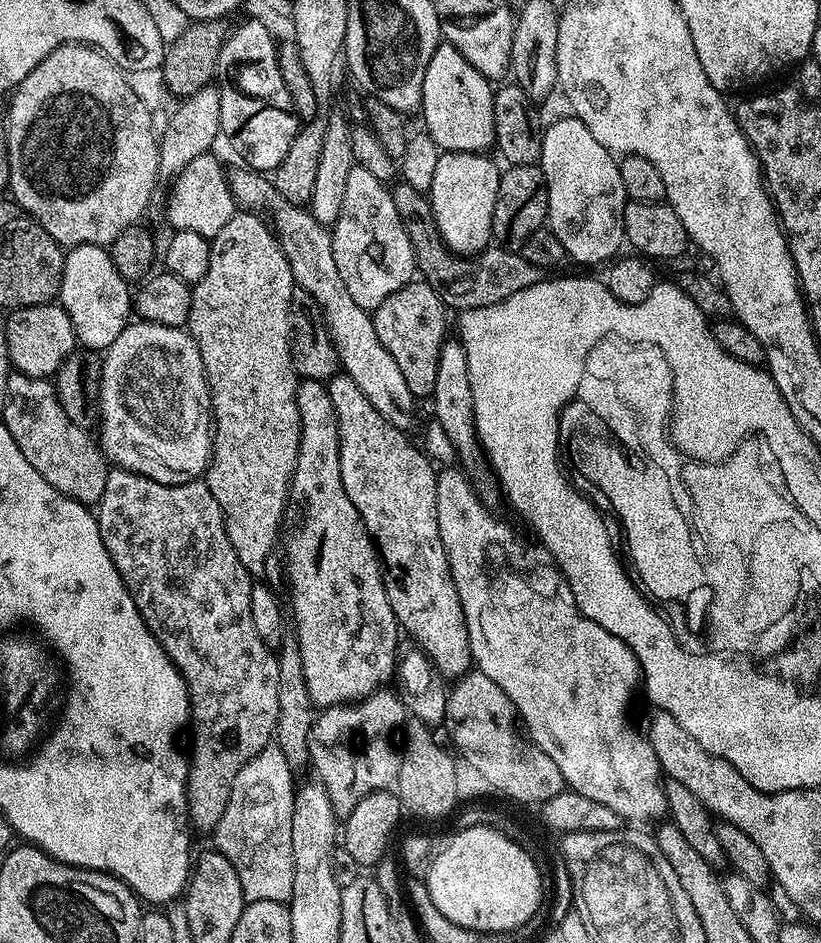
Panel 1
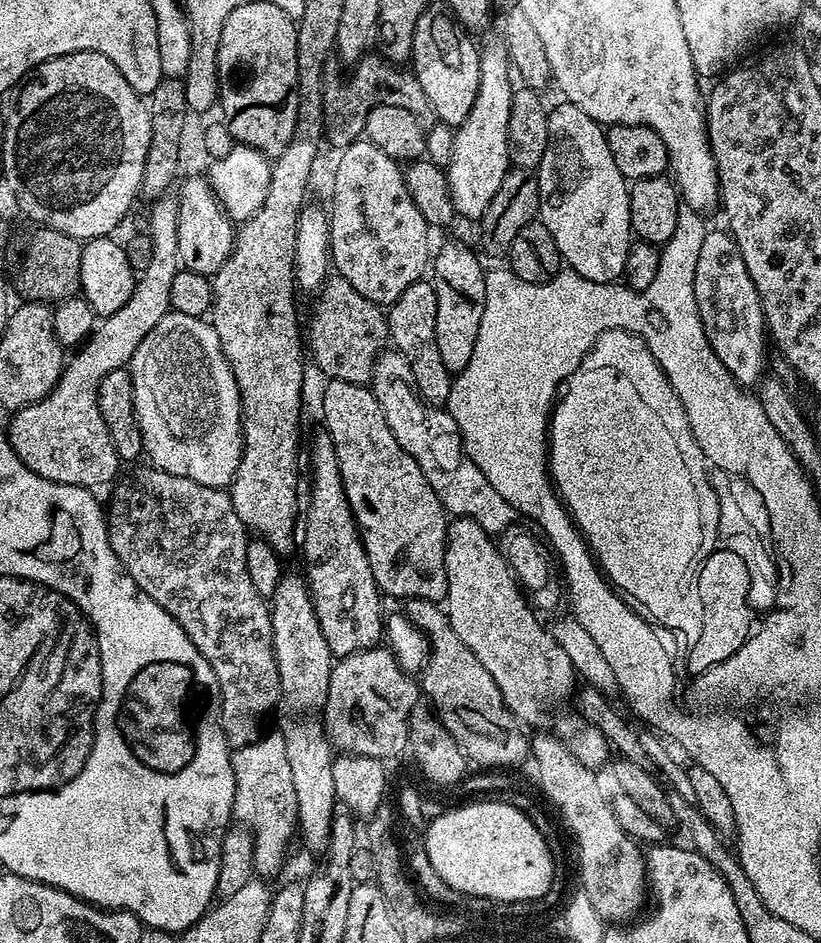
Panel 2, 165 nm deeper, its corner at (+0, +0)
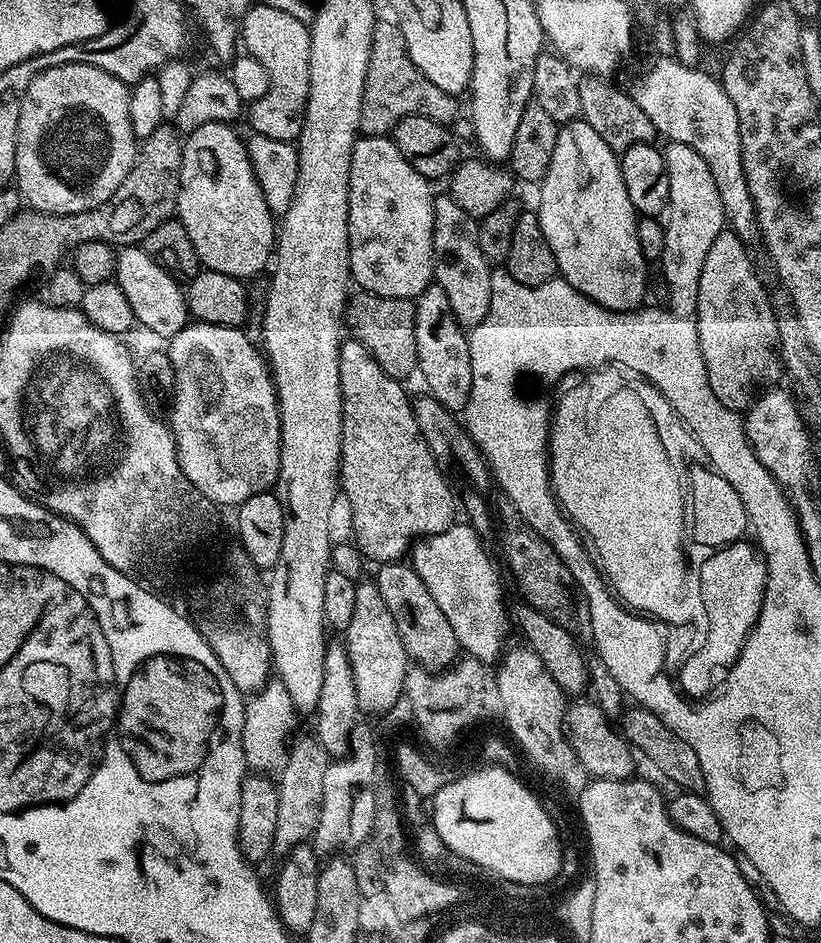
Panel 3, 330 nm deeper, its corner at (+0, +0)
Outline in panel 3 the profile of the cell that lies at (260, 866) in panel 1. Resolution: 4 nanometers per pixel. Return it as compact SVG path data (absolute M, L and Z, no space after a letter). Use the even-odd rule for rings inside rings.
M279 678L269 679L259 692L247 697L242 726L242 750L245 765L253 773L276 774L283 768L288 760L290 737L297 731L296 719L298 713L294 701Z

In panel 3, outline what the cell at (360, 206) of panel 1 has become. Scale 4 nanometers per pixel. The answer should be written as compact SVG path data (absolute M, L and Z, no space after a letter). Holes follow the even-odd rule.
M361 135L357 139L352 157L350 158L350 190L348 191L348 271L357 289L373 292L374 295L384 295L386 298L402 298L412 300L420 296L422 290L426 290L428 284L433 283L432 275L432 231L434 230L434 199L433 186L430 180L418 172L410 160L403 156L395 146L393 139L387 135L380 137L368 137Z

